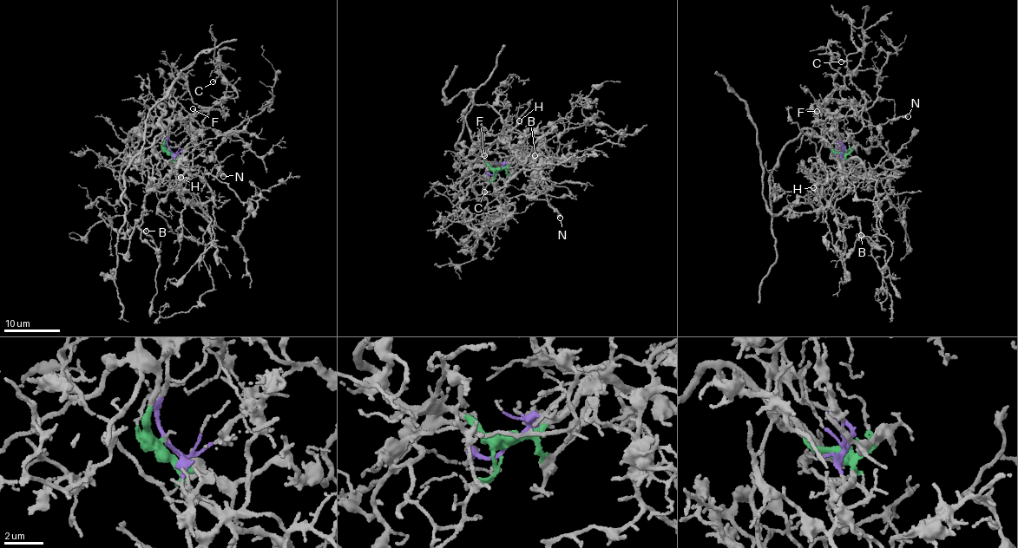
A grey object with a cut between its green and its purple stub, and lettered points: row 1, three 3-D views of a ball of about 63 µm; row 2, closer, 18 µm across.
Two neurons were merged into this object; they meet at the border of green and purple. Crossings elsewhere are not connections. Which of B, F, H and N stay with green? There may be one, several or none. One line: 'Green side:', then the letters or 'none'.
Green side: B, N

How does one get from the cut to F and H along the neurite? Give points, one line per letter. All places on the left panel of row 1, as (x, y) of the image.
F: (169, 149), (178, 153), (203, 130), (207, 109), (197, 113), (193, 108)
H: (169, 149), (174, 153), (176, 185), (171, 190), (158, 192), (157, 188), (180, 177)

